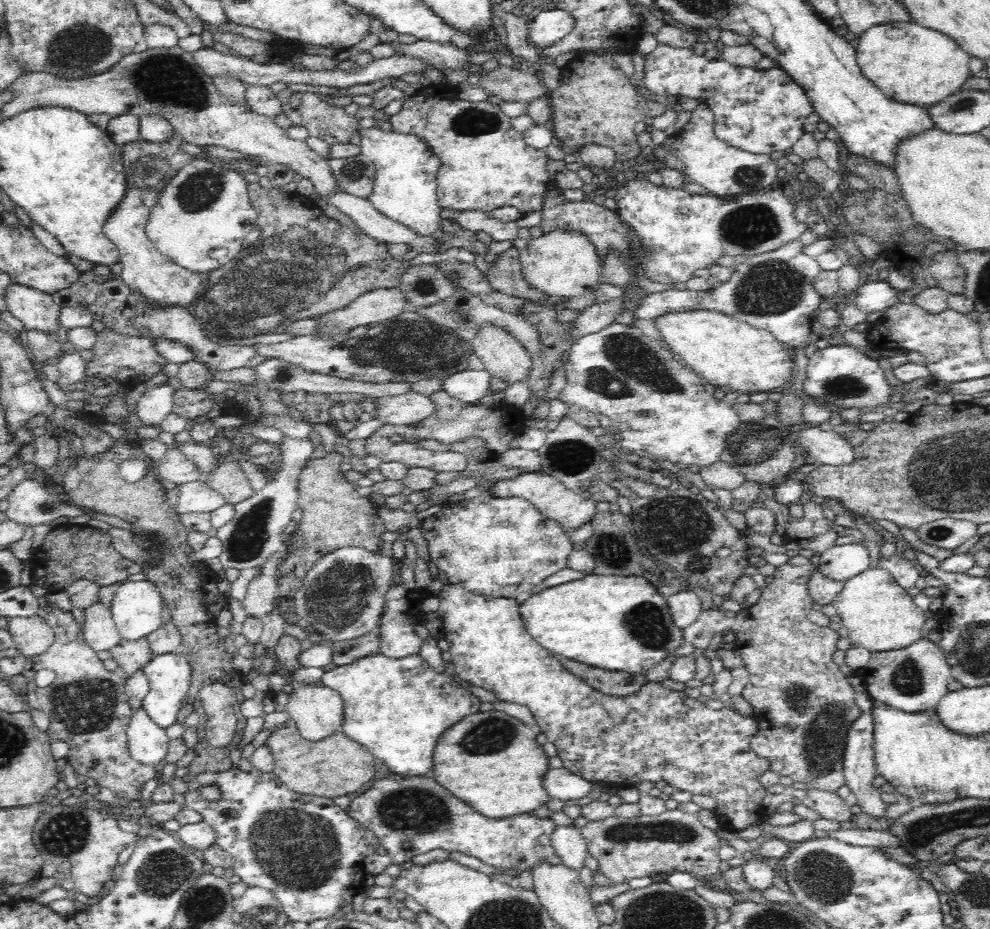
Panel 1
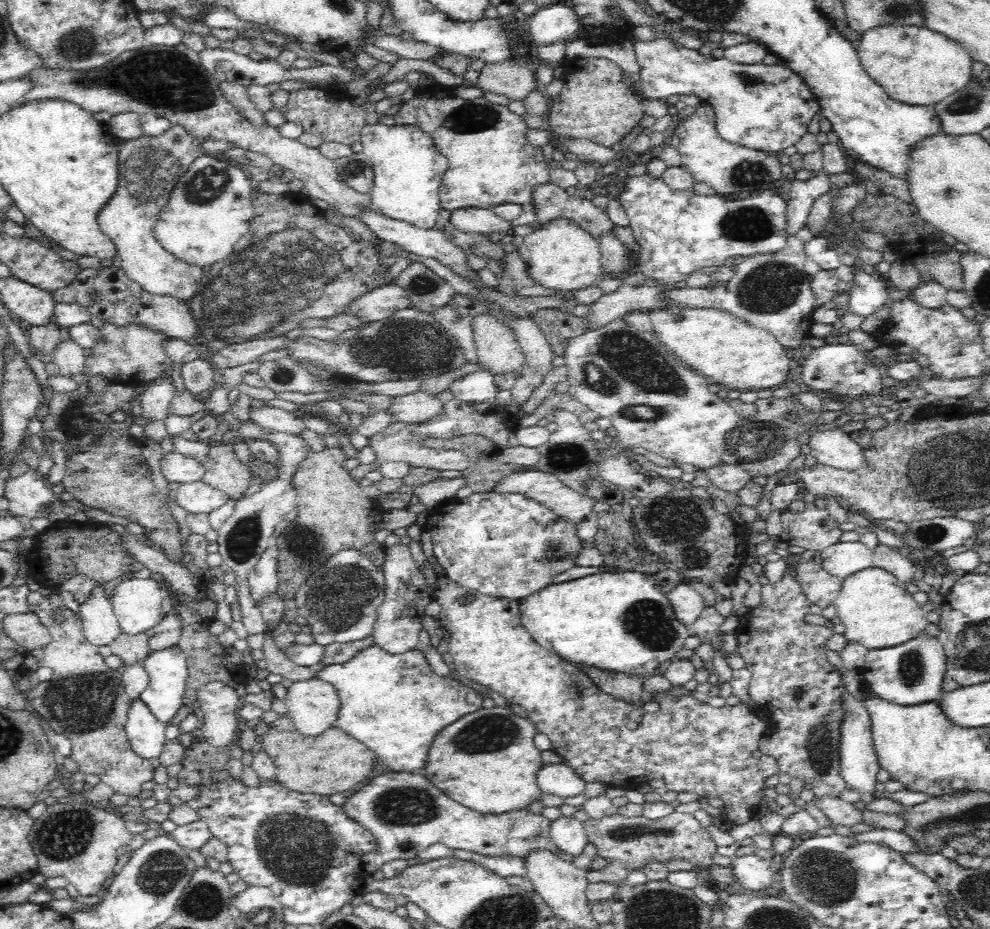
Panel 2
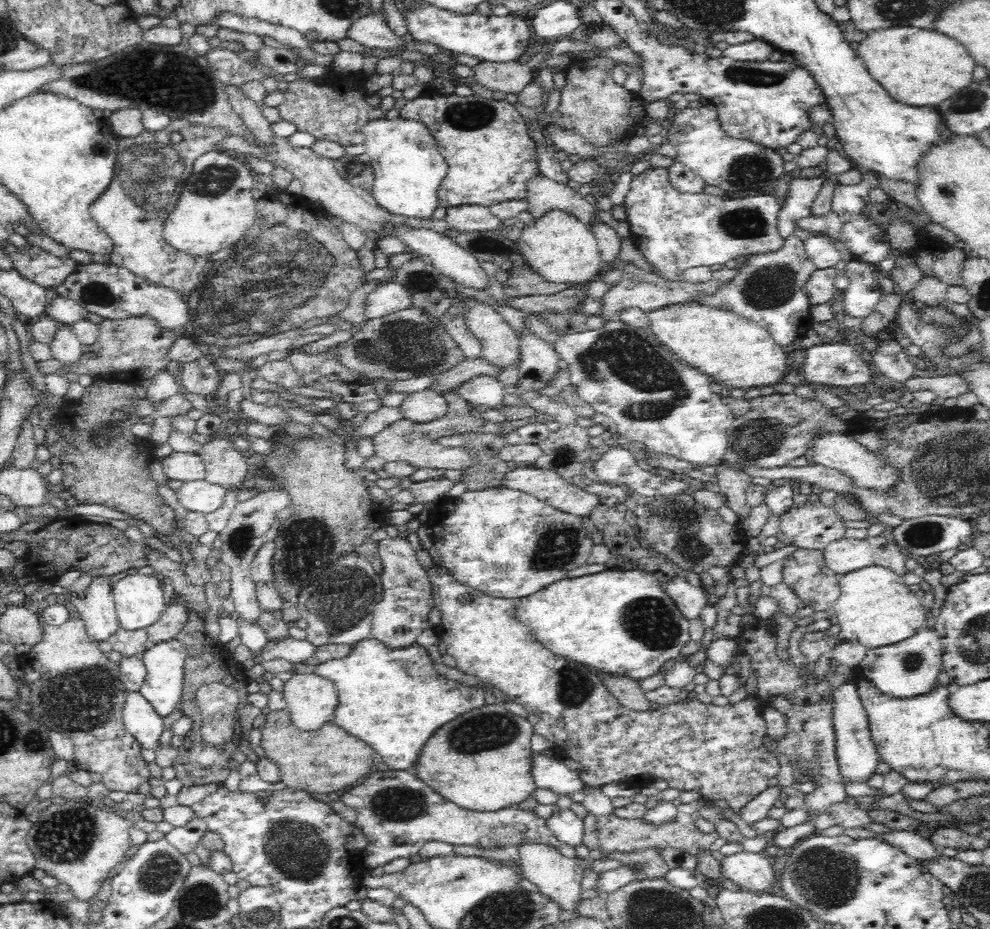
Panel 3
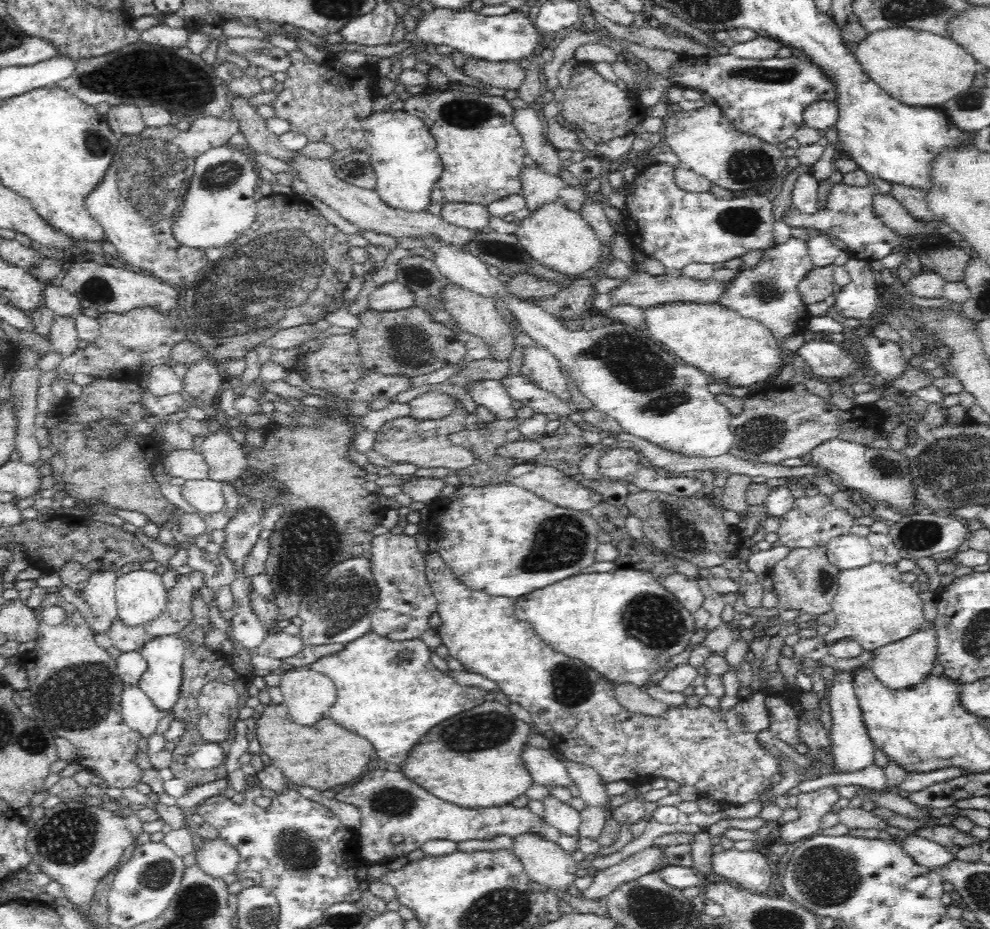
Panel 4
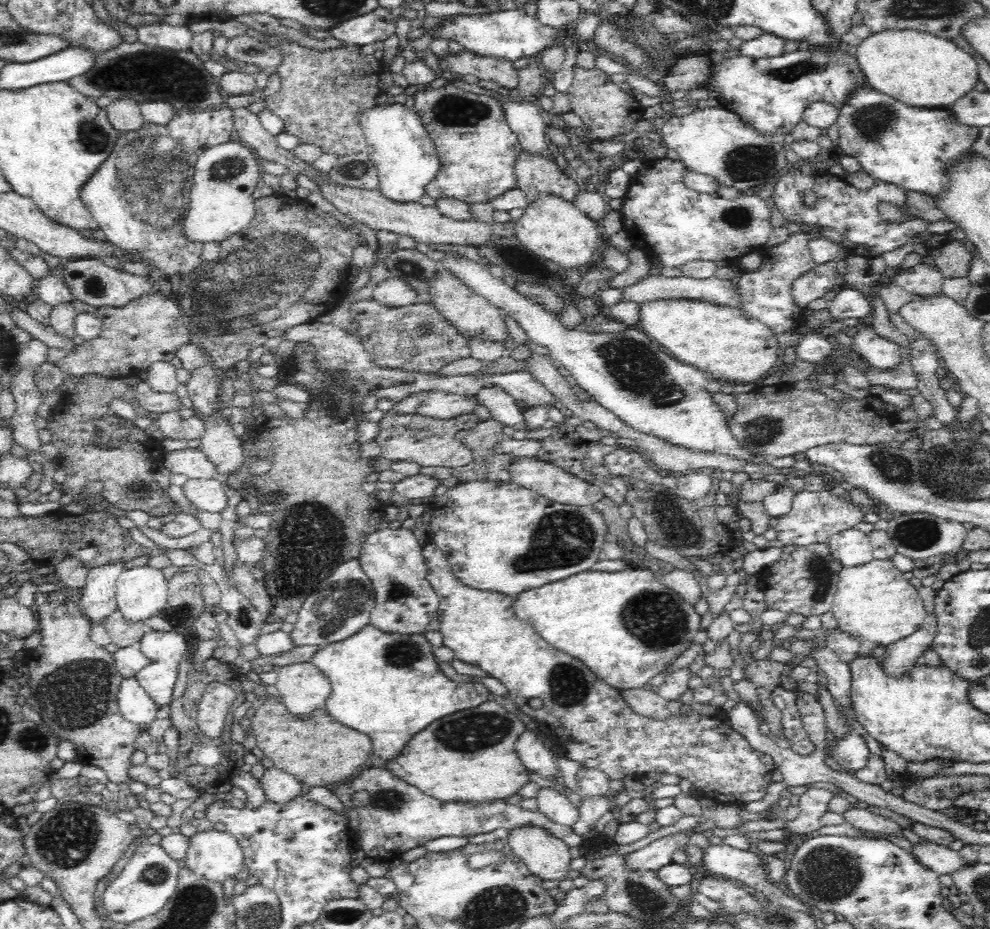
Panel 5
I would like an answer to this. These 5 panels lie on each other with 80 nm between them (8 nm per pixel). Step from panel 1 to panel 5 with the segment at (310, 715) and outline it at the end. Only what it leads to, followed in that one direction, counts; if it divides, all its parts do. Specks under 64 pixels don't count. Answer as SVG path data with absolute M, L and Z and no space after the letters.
M312 662L280 668L275 686L281 694L280 701L287 707L290 714L304 721L310 720L318 710L325 709L333 694L332 683L312 665Z

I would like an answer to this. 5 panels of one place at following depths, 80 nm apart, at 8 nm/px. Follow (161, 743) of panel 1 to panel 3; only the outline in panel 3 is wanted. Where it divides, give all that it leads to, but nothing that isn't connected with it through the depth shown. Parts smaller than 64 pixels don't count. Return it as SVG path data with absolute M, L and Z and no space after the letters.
M140 692L133 694L127 693L126 705L124 706L123 720L125 729L136 739L142 750L158 750L160 736L164 730L163 719L154 713L152 706Z

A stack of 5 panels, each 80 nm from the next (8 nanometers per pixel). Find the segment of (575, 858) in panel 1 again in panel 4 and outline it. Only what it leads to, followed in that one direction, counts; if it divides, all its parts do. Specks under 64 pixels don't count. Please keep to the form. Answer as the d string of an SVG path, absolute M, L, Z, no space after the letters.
M548 795L544 800L545 821L566 838L579 838L580 813L568 803Z

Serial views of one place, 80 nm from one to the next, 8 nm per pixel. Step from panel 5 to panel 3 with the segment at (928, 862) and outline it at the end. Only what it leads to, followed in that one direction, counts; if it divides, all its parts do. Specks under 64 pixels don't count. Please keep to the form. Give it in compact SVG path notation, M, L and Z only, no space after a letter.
M893 830L892 832L882 832L878 834L877 838L916 860L931 859L936 855L942 855L941 850L935 851L934 843L924 840L916 832Z

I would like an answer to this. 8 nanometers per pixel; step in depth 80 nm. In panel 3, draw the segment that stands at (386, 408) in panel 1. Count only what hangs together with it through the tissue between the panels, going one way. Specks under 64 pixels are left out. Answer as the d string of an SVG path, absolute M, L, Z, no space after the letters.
M428 388L406 396L399 406L399 411L402 419L421 423L444 416L447 408L448 397Z

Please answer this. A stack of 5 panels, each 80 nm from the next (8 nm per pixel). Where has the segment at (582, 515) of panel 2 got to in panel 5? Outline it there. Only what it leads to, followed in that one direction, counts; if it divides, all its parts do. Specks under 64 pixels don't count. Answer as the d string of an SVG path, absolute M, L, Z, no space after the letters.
M514 458L509 466L511 482L518 486L533 490L535 494L544 496L562 505L574 505L578 507L593 506L603 497L601 489L597 486L592 486L573 474L568 474L564 469L558 468L548 462L542 462L536 458Z

